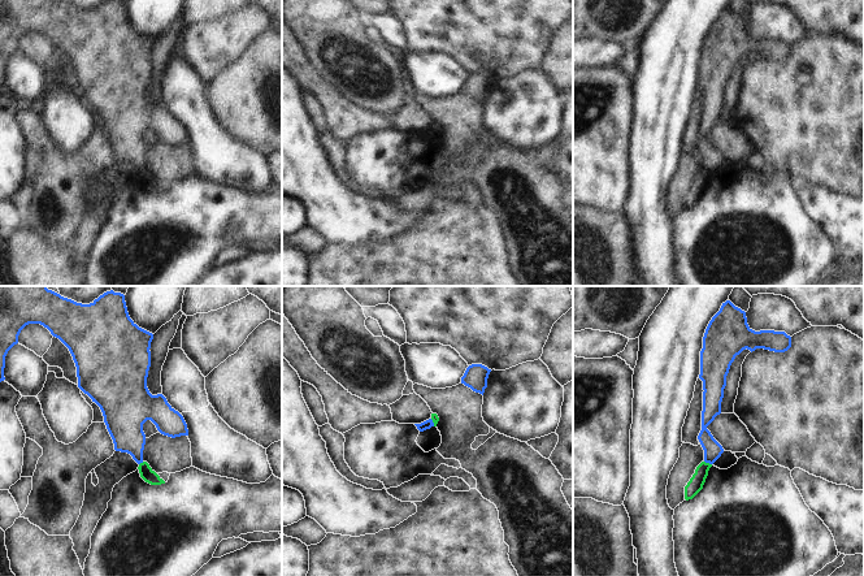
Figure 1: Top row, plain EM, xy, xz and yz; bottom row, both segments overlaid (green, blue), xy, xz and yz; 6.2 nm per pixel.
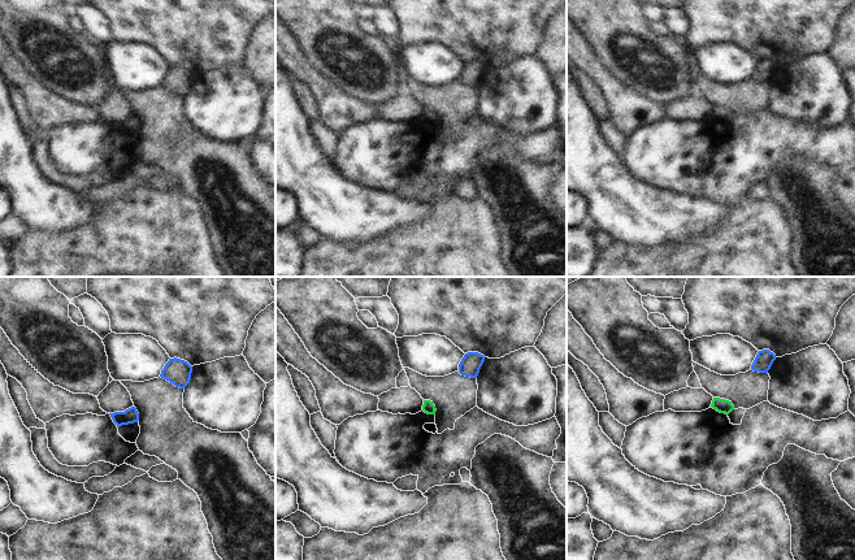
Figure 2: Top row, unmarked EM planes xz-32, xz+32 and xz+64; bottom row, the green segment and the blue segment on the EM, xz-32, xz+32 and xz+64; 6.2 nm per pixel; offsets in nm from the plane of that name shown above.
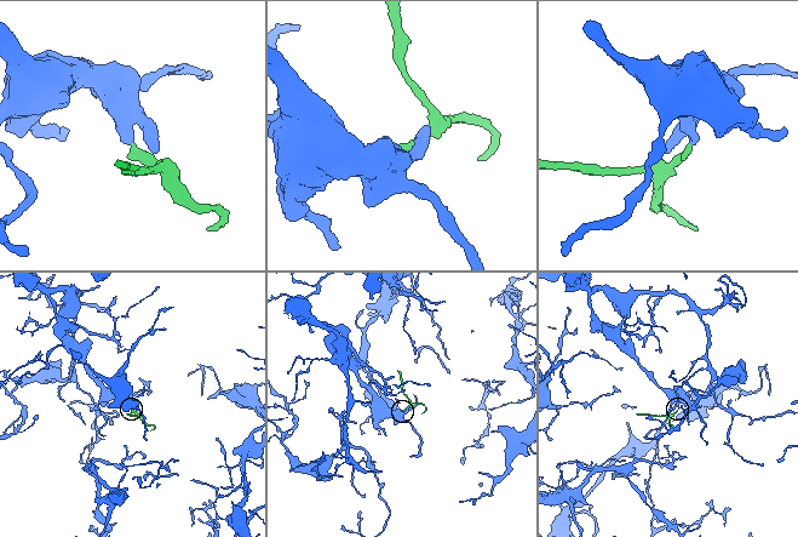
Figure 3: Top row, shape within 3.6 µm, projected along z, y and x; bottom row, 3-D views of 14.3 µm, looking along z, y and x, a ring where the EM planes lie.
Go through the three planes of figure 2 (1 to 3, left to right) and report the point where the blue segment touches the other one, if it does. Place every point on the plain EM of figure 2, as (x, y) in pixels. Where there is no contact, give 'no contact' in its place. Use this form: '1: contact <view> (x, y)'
1: no contact
2: no contact
3: no contact

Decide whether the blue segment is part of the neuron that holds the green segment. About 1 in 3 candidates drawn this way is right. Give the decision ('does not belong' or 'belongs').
does not belong

